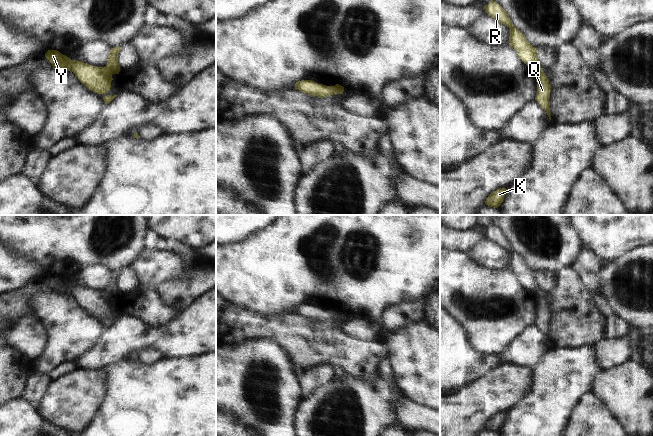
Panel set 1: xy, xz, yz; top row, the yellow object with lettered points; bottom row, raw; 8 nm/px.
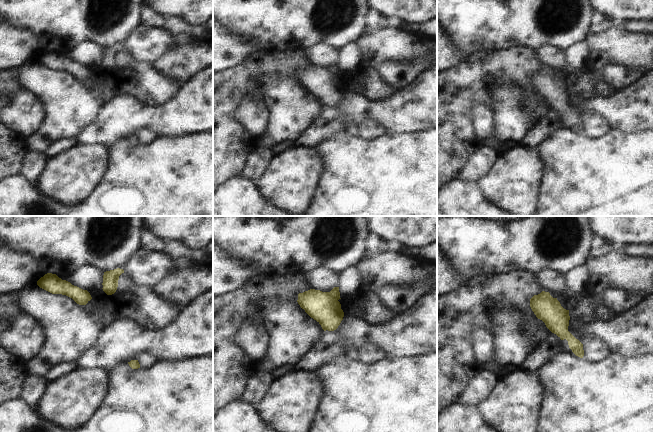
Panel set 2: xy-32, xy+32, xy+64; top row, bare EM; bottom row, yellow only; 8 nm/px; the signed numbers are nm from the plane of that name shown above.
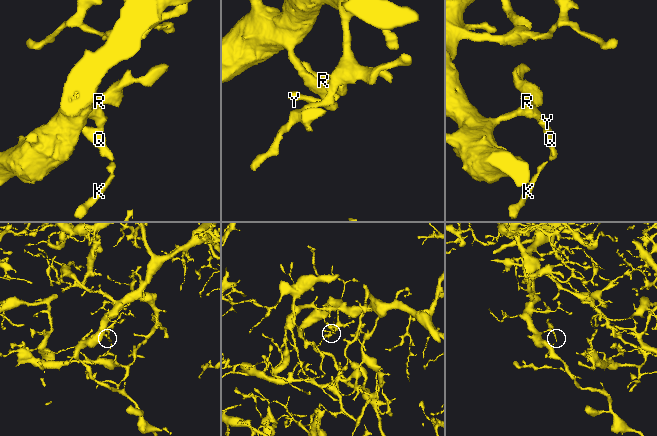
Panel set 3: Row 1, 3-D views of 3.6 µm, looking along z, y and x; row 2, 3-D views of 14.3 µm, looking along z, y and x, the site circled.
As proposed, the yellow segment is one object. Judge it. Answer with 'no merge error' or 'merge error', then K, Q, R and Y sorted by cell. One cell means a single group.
merge error | K Q Y / R

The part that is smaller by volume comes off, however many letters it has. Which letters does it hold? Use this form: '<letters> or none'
K, Q, Y

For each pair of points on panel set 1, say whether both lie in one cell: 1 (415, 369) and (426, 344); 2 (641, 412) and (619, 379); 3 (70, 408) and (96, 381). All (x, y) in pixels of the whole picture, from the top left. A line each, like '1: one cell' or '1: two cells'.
1: one cell
2: one cell
3: one cell

